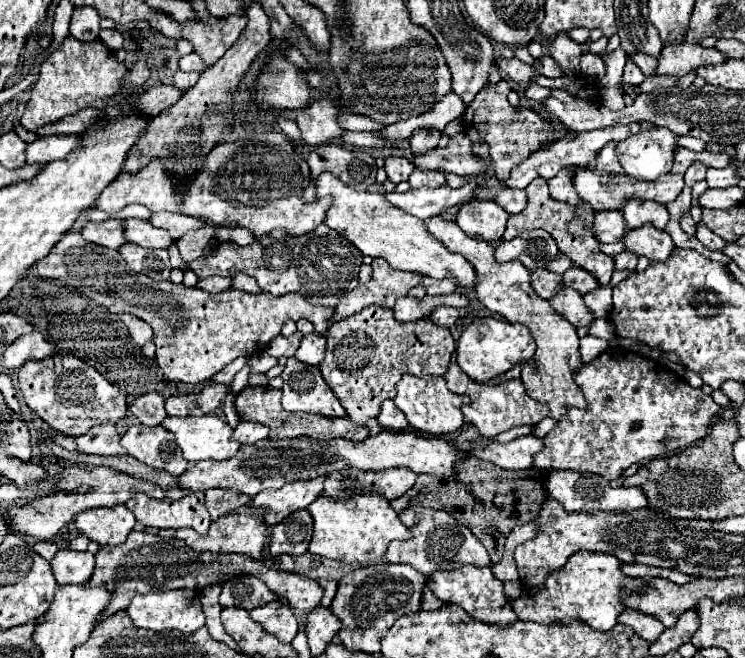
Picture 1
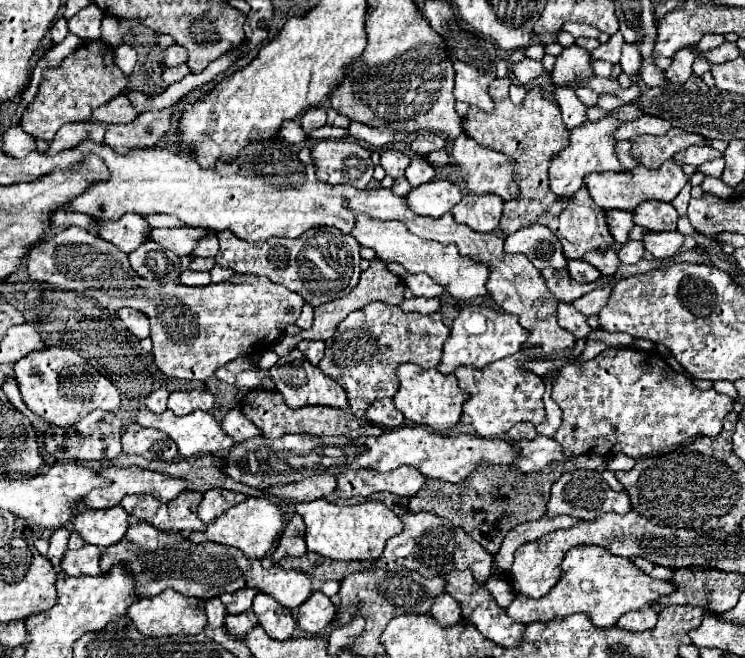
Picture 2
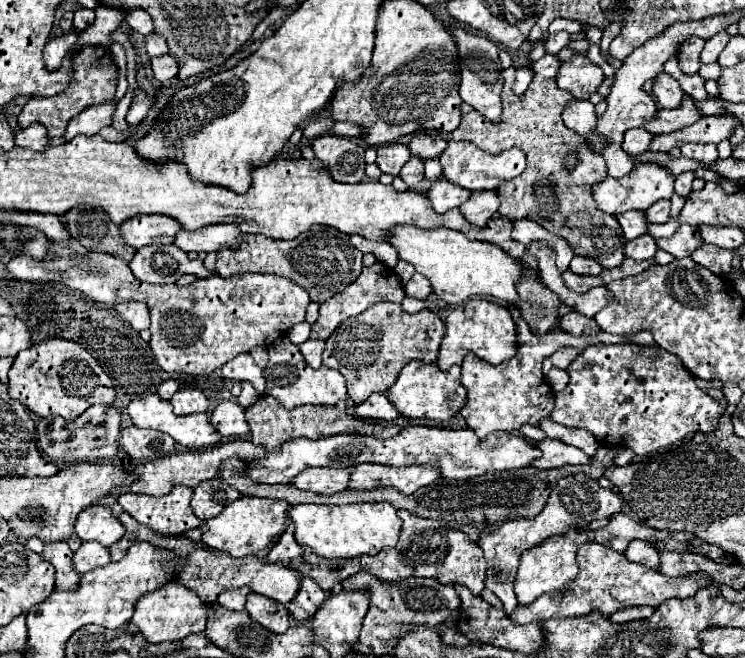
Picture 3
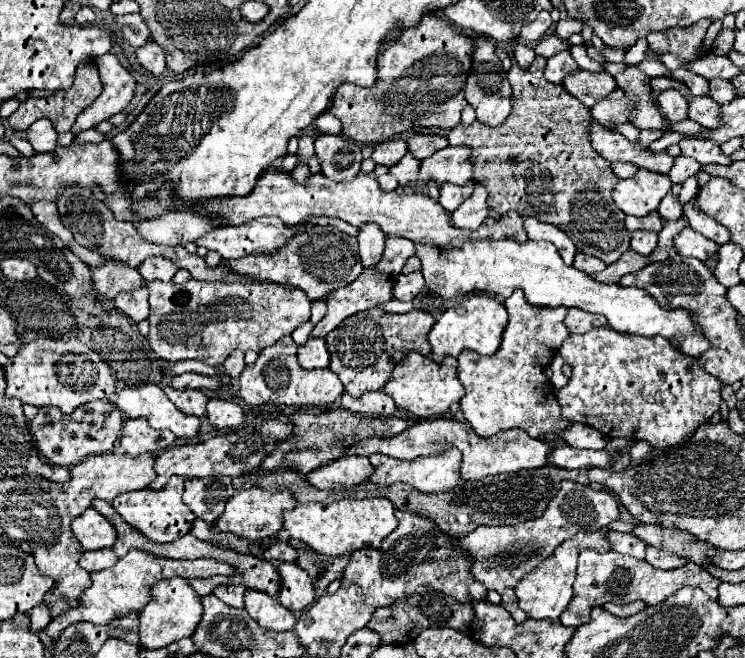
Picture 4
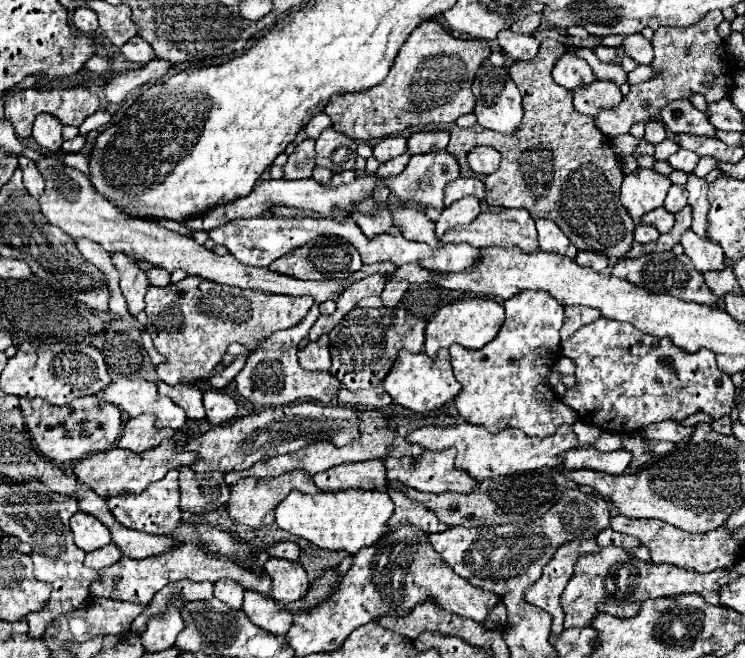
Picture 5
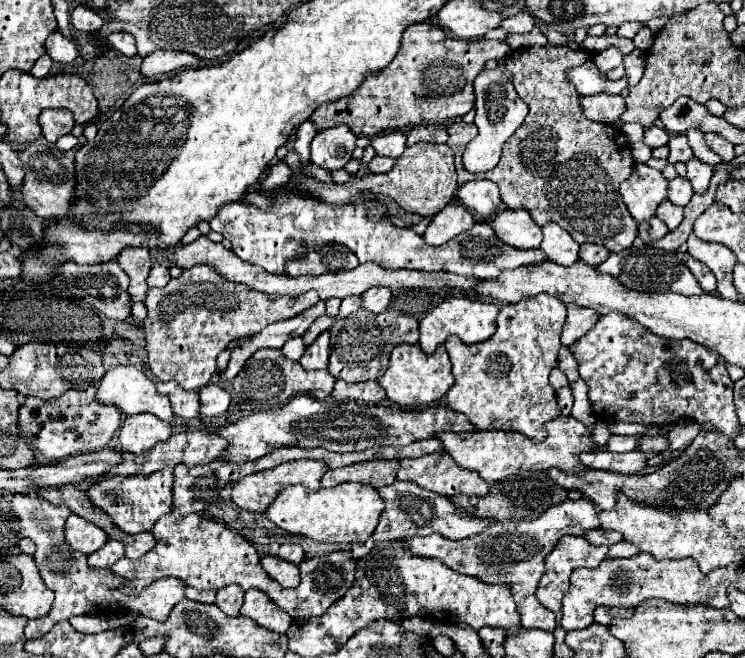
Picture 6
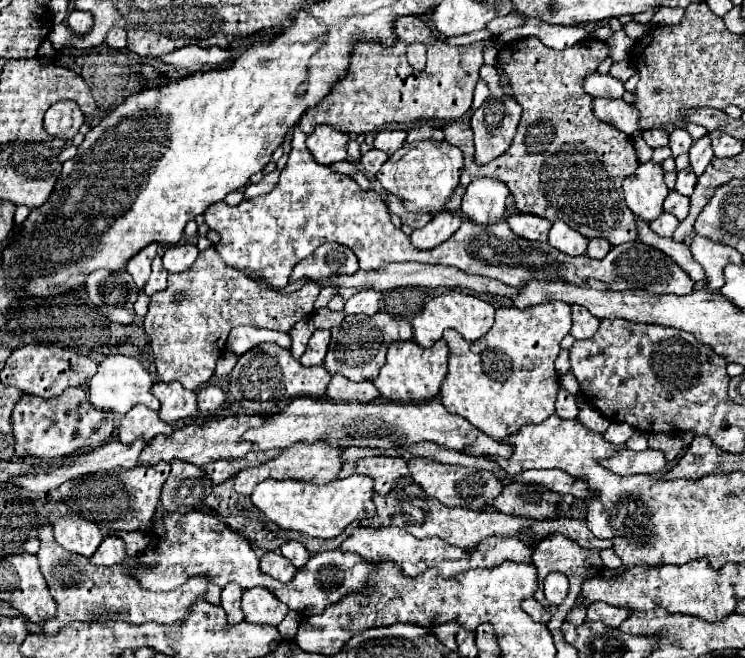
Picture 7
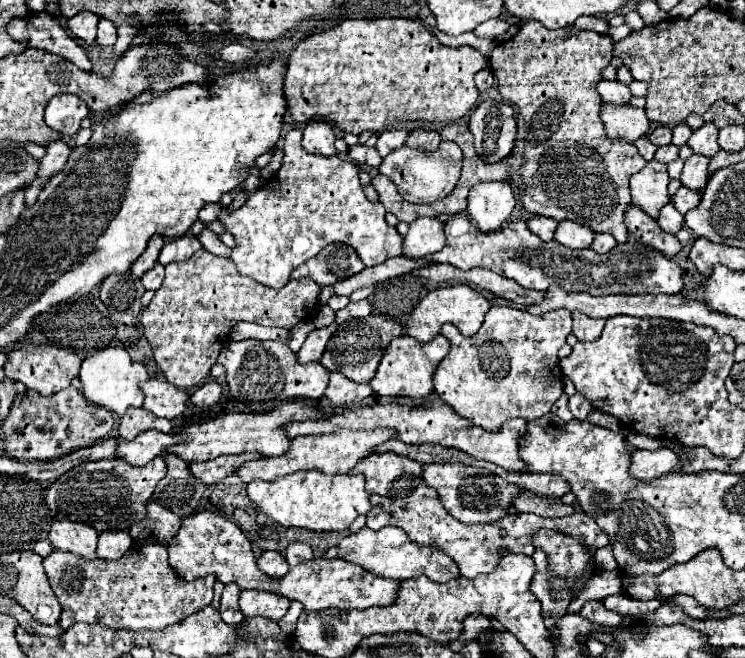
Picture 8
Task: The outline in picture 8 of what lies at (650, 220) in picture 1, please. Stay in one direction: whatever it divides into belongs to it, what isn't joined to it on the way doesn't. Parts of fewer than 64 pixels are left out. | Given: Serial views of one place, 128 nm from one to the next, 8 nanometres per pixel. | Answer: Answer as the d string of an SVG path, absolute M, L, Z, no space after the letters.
M700 154L690 156L690 160L686 160L684 170L680 174L682 186L686 186L690 190L704 188L706 186L706 176L708 176L708 170L706 170L708 162L710 162L710 158L706 158L706 156L700 156Z

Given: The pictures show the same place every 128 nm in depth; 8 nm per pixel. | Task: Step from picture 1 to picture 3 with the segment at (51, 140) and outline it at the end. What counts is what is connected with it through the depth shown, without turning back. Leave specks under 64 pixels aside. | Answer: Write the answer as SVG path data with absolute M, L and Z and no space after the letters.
M112 100L104 102L104 104L98 104L98 106L86 108L74 120L70 120L70 124L66 126L66 132L64 132L64 140L70 142L78 134L86 134L86 136L98 134L104 126L112 124L114 110L116 110L116 104Z

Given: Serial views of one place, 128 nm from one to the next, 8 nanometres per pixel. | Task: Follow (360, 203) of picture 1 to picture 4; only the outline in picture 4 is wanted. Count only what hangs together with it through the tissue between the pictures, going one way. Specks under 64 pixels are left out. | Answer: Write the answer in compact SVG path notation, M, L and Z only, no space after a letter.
M468 240L458 248L438 248L430 244L416 244L416 256L422 262L422 274L430 292L444 300L486 292L508 298L516 288L524 290L526 302L534 306L566 306L580 308L584 312L600 314L618 332L640 336L664 336L676 340L684 354L698 356L710 344L702 332L694 326L690 312L664 310L640 288L622 288L620 284L598 284L582 270L566 266L558 256L558 250L550 242L514 242L514 240Z

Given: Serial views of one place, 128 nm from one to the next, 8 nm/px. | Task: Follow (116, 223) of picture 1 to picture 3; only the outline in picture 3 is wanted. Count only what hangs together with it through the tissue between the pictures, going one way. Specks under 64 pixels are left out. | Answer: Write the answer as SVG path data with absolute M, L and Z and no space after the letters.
M132 216L126 224L120 224L120 234L128 246L142 248L150 244L172 244L180 228L168 216Z

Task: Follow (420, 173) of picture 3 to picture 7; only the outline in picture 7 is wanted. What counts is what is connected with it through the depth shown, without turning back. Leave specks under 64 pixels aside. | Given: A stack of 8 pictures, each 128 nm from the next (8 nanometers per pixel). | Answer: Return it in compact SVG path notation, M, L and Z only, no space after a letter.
M374 148L374 150L368 150L368 152L360 158L360 164L362 164L364 172L368 172L368 174L376 174L388 158L390 158L390 156L388 156L386 152L380 152L380 150Z

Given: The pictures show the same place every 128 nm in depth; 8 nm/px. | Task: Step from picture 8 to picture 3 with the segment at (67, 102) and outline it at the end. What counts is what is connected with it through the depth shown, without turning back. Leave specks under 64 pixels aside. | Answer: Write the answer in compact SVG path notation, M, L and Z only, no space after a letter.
M32 124L14 134L14 144L30 150L44 150L48 146L48 134L42 124Z

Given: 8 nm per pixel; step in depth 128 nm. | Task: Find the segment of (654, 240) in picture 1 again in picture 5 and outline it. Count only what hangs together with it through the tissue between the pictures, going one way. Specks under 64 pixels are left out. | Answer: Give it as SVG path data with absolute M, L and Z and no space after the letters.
M688 230L680 238L680 244L684 248L684 254L690 256L690 260L694 262L694 268L698 272L724 270L724 252L722 252L720 244L714 244L712 240L702 238L702 236L694 234L692 230Z

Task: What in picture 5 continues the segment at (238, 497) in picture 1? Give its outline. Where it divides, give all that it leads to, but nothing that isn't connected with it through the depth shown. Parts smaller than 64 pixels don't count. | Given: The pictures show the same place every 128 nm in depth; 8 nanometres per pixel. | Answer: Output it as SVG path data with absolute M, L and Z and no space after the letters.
M182 466L180 468L180 508L190 514L210 514L216 508L224 506L226 500L230 498L230 486L224 482L222 472L206 472L206 474L196 474L192 468Z

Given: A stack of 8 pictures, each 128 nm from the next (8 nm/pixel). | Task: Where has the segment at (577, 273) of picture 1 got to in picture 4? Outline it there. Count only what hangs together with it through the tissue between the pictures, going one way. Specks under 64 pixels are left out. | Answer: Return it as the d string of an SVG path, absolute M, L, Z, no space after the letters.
M580 252L576 254L572 266L578 268L578 270L582 270L582 272L586 272L586 274L596 274L596 272L600 272L600 270L606 268L606 264L604 264L602 260L598 260L598 258L594 258L594 256L580 254Z

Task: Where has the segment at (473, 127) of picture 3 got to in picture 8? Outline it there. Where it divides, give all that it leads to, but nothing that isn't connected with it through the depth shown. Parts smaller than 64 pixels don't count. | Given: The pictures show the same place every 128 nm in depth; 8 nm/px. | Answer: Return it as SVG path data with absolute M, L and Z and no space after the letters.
M530 20L514 38L498 44L490 56L498 91L505 101L518 106L518 140L510 156L496 163L482 162L474 150L468 126L450 123L442 128L442 140L456 142L463 153L462 176L452 194L426 206L410 204L394 190L394 184L386 176L378 174L372 186L384 208L408 224L422 216L458 214L466 210L466 196L472 184L512 180L518 186L524 210L554 220L572 220L590 226L592 232L608 232L616 242L626 242L624 210L632 204L628 178L642 170L646 160L634 144L610 140L600 120L602 98L596 92L596 84L612 60L614 44L604 34L580 32L566 38L566 32L568 28L548 30L540 22Z

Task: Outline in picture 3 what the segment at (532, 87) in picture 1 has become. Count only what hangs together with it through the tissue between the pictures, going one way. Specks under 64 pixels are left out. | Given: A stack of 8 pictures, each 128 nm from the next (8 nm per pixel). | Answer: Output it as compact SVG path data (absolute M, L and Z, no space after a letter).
M572 98L570 104L564 108L562 112L562 118L564 118L564 124L578 132L584 140L592 142L592 146L600 152L602 146L606 144L606 140L602 136L598 136L594 132L594 126L596 126L596 112L594 112L594 106L588 102L588 100L578 100L578 98Z

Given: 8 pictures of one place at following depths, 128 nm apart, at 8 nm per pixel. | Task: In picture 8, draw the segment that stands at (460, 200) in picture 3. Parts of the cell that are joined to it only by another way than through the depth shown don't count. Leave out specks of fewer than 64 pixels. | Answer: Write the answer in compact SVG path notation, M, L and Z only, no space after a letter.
M478 182L468 192L468 214L482 232L502 228L514 206L516 198L508 182Z

